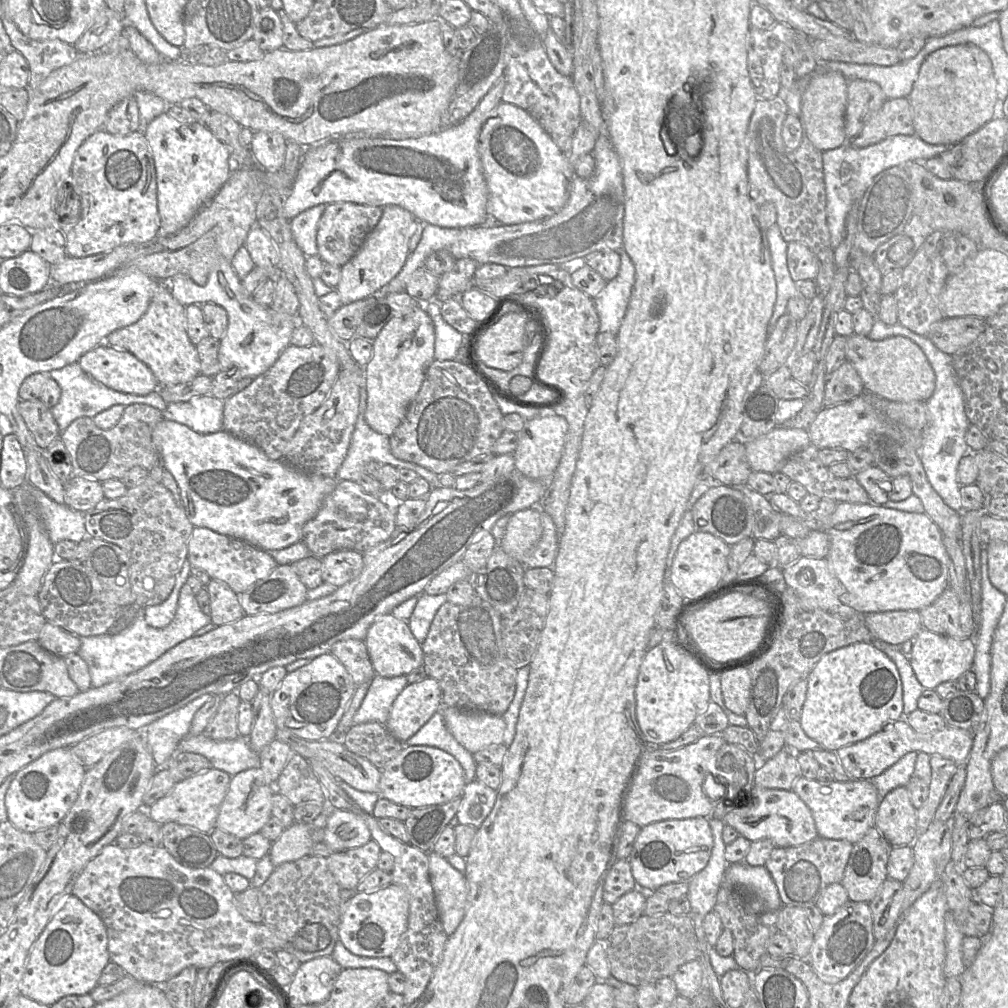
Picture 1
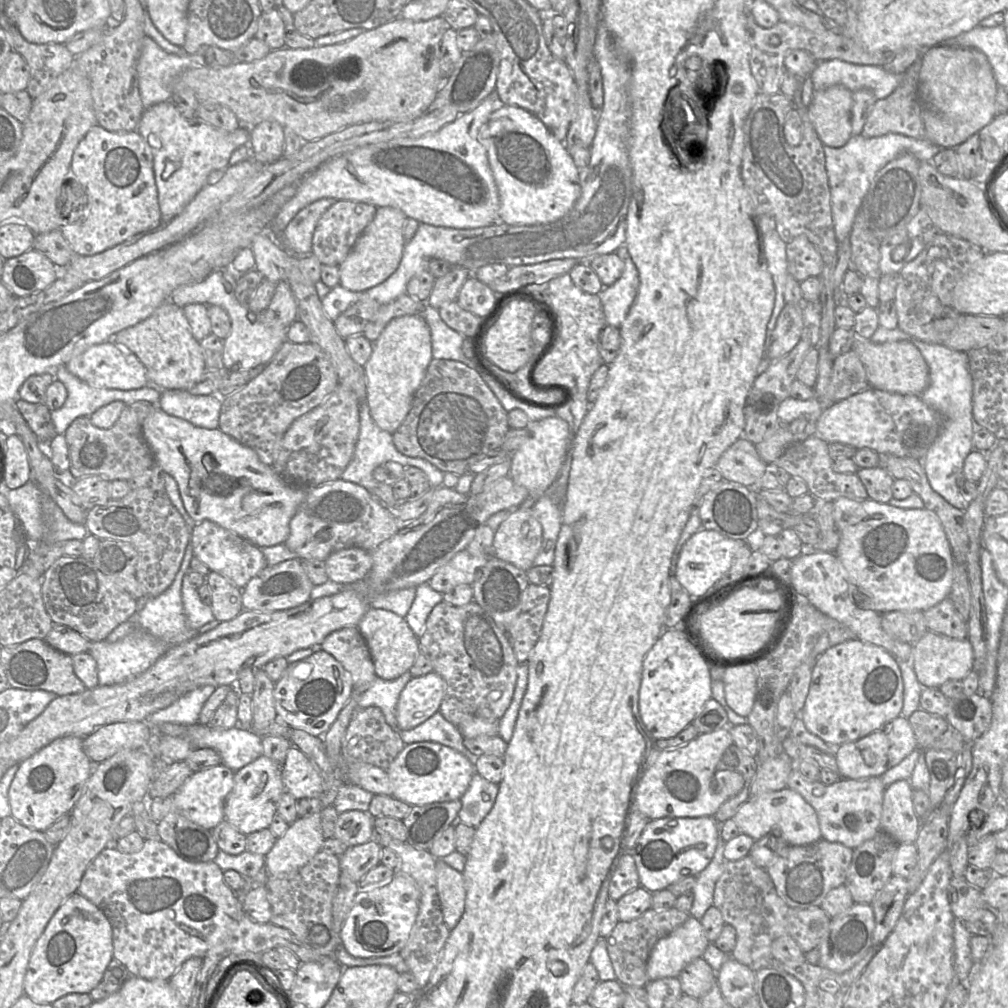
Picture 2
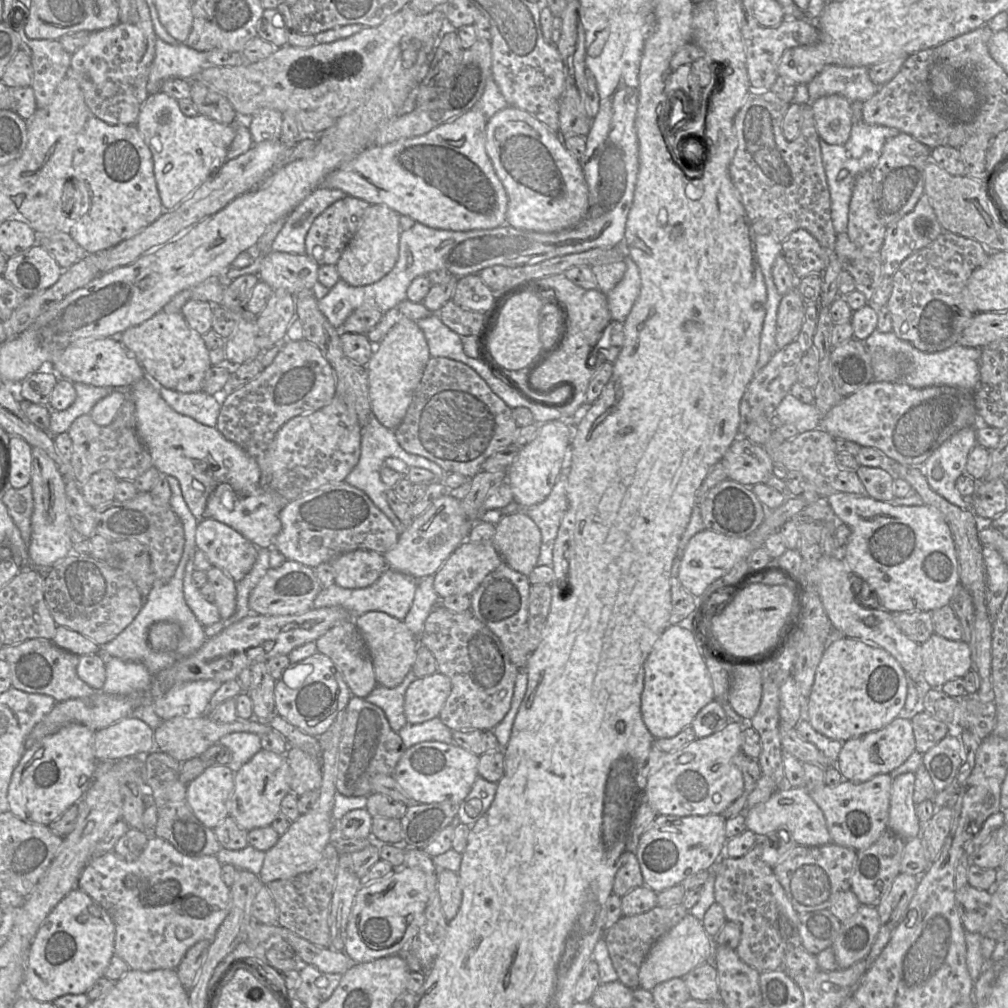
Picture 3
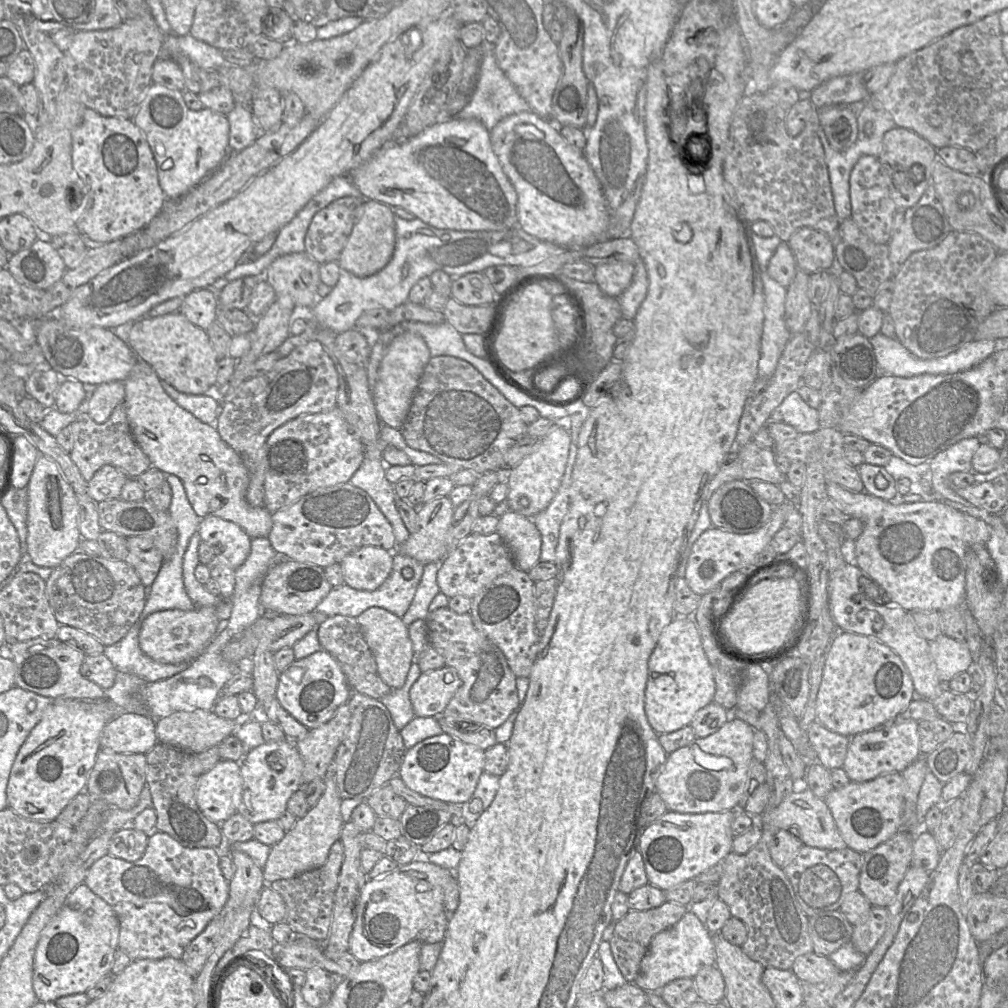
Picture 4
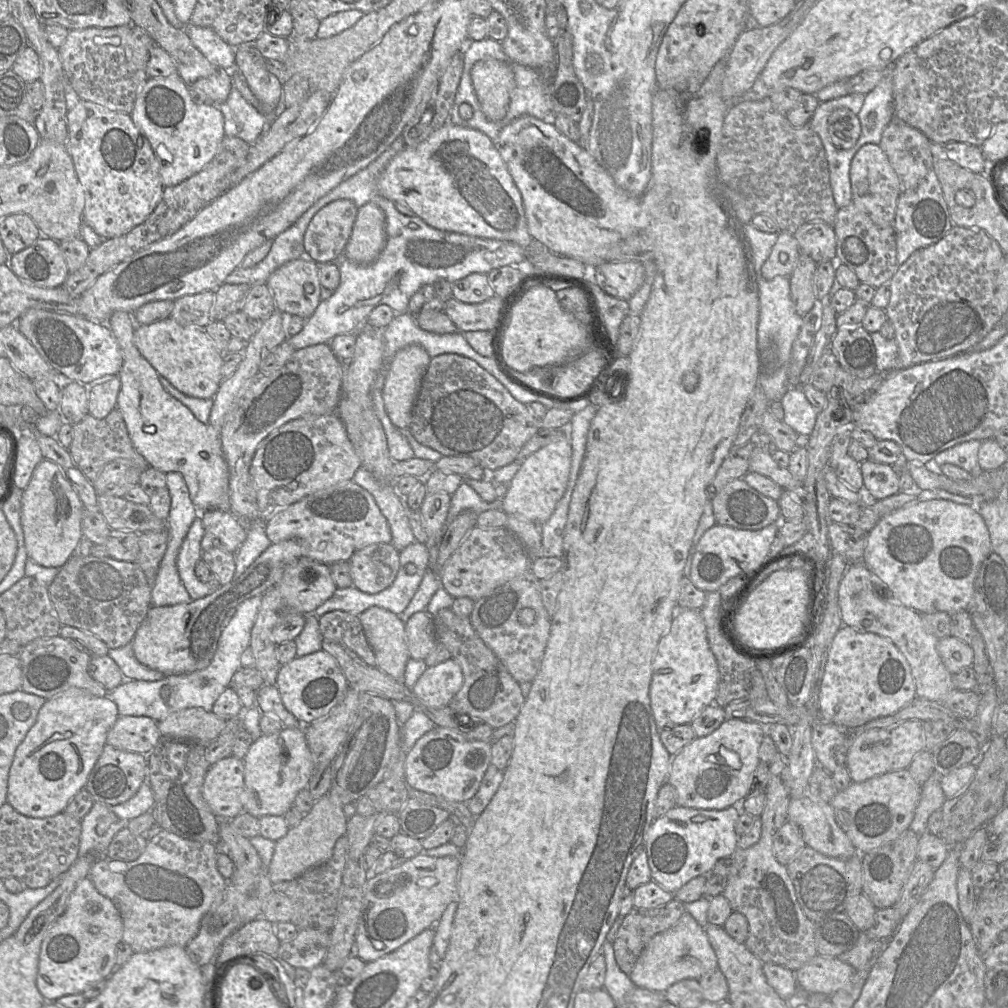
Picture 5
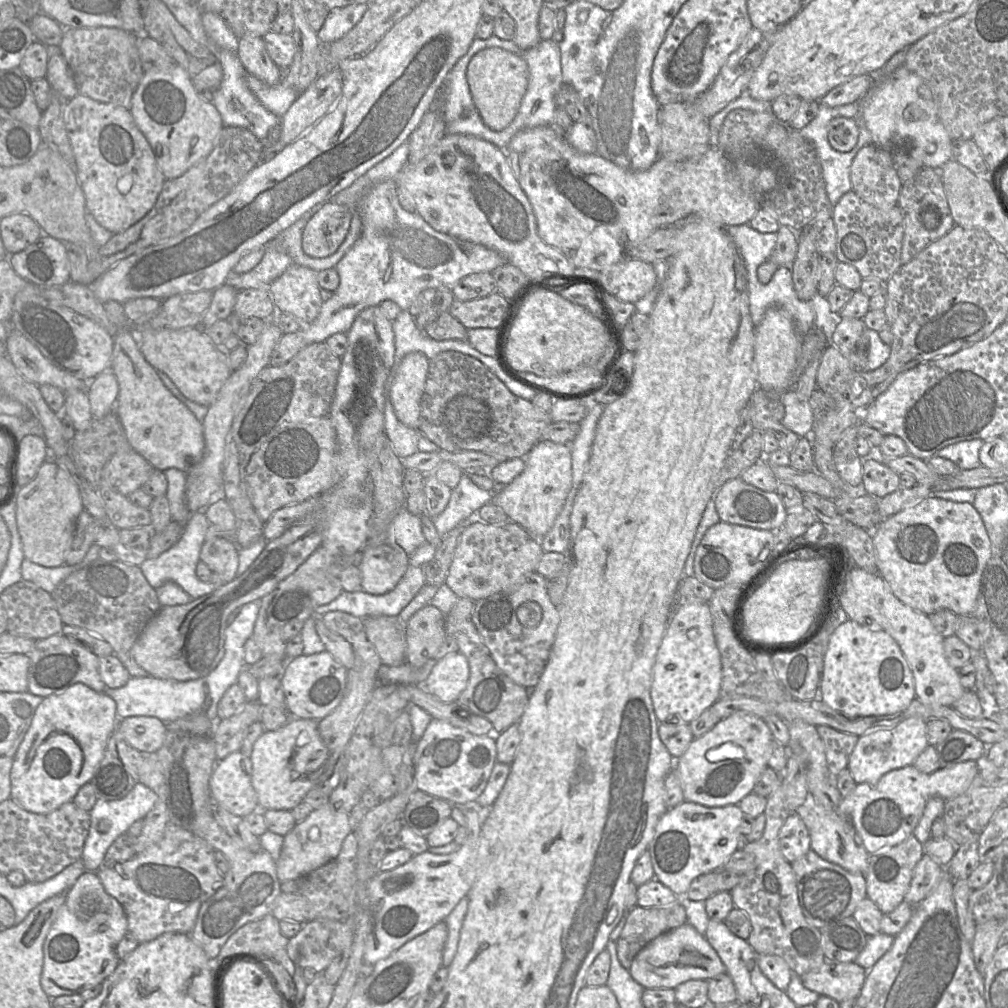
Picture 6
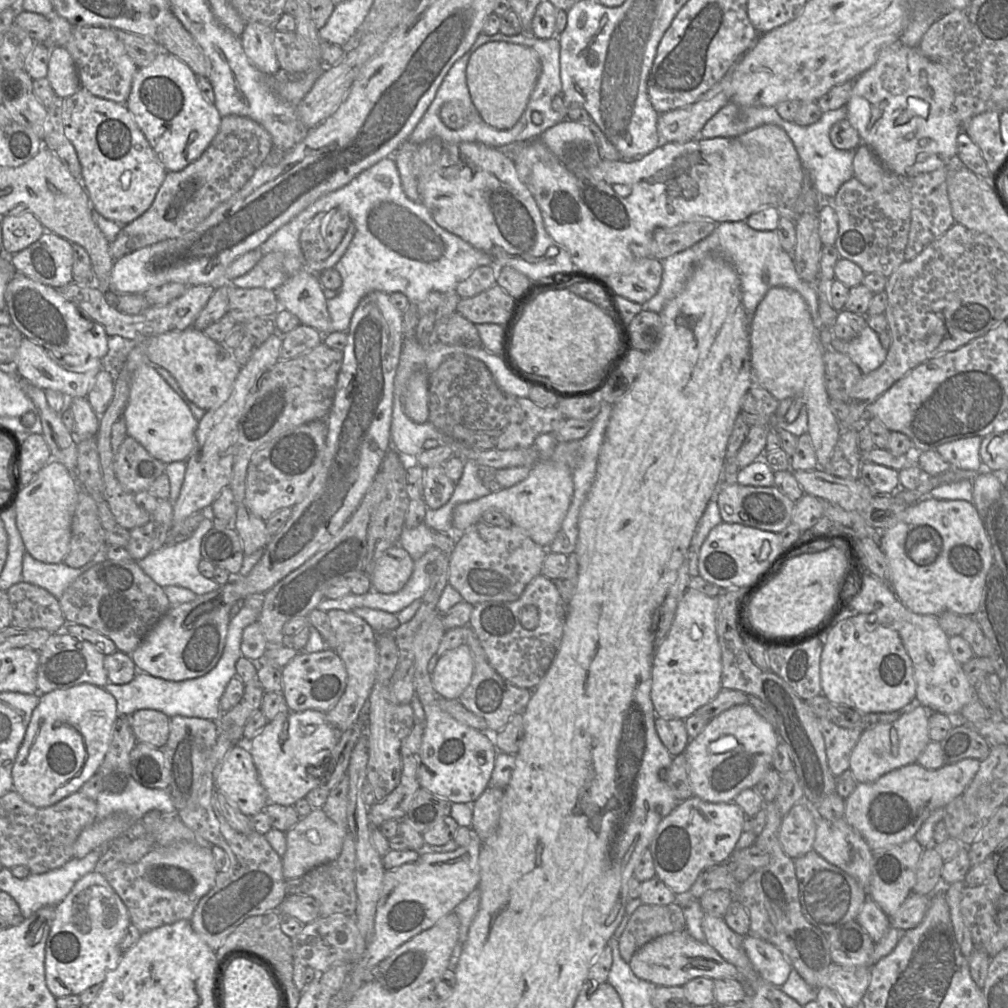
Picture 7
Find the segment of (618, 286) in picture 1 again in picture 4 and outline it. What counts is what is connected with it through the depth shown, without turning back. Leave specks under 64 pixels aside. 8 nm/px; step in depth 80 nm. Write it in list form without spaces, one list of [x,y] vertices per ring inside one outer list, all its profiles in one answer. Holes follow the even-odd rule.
[[[638,260],[634,265],[635,269],[630,285],[617,297],[622,318],[626,320],[633,320],[635,318],[649,287],[647,271],[643,261]]]

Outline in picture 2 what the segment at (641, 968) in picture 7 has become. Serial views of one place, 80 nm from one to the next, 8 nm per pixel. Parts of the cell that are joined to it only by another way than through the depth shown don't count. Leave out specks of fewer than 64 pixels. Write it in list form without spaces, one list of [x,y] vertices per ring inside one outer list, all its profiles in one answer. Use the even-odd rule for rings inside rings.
[[[690,916],[653,947],[648,962],[648,981],[678,977],[693,960],[703,956],[710,944],[700,920]]]

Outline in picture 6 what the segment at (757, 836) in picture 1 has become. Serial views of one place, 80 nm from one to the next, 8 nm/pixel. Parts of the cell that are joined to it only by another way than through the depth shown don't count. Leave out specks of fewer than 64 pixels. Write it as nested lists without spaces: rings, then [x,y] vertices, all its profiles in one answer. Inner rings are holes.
[[[807,793],[805,801],[795,811],[805,823],[809,835],[811,849],[823,859],[841,866],[850,872],[858,872],[865,875],[868,867],[869,853],[863,847],[858,836],[850,824],[845,822],[833,810],[826,810],[815,804],[813,795]]]

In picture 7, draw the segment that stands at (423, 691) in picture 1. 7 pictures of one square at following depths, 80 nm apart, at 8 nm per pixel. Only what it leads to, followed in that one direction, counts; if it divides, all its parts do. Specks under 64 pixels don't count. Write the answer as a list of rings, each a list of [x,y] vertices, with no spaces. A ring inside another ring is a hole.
[[[462,644],[445,652],[431,674],[435,691],[444,699],[457,699],[469,685],[474,670],[470,648]]]

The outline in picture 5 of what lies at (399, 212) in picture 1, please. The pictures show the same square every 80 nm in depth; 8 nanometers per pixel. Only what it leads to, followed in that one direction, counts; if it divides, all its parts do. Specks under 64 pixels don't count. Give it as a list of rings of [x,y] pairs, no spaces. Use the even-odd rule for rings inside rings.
[[[372,200],[358,208],[342,257],[358,265],[369,265],[379,257],[385,245],[385,215]]]

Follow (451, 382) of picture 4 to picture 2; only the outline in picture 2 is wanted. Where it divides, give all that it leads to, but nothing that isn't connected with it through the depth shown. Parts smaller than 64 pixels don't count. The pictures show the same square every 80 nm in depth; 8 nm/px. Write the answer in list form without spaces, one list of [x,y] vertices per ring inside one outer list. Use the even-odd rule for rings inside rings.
[[[433,358],[415,393],[409,413],[393,433],[393,442],[400,453],[425,459],[444,473],[461,476],[469,471],[474,462],[501,448],[510,429],[507,415],[508,412],[477,370],[459,361]]]

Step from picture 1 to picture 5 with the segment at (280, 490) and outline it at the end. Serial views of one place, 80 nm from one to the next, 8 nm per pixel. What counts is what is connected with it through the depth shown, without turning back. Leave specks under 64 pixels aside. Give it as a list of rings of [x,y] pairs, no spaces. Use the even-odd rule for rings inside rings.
[[[115,311],[106,325],[111,329],[123,356],[117,375],[121,388],[116,408],[123,415],[135,450],[145,458],[149,467],[164,473],[179,472],[186,482],[190,499],[199,512],[215,509],[231,512],[229,469],[222,451],[220,432],[210,424],[200,422],[189,408],[163,388],[159,374],[134,344],[136,324],[132,314]]]

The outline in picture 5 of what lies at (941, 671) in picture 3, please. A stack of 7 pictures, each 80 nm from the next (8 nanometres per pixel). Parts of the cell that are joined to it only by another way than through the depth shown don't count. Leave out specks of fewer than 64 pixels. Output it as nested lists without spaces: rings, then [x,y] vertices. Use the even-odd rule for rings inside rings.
[[[954,636],[939,639],[936,650],[944,666],[952,675],[958,673],[961,669],[972,667],[972,648],[969,644]]]

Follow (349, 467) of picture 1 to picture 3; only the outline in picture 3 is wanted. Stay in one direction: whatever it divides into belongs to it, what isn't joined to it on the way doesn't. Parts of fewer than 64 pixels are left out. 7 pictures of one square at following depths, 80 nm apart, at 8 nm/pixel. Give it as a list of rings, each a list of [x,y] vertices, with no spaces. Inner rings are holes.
[[[372,413],[370,420],[366,426],[361,429],[361,452],[360,458],[357,465],[347,475],[345,481],[364,491],[372,502],[378,507],[396,527],[398,533],[401,533],[405,529],[405,525],[400,521],[397,515],[390,508],[387,501],[387,490],[388,486],[381,480],[380,471],[384,466],[384,461],[389,457],[399,458],[405,462],[409,467],[418,467],[429,470],[435,475],[435,480],[443,481],[446,473],[444,470],[435,462],[431,460],[406,452],[398,443],[395,435],[395,431],[383,426]]]

